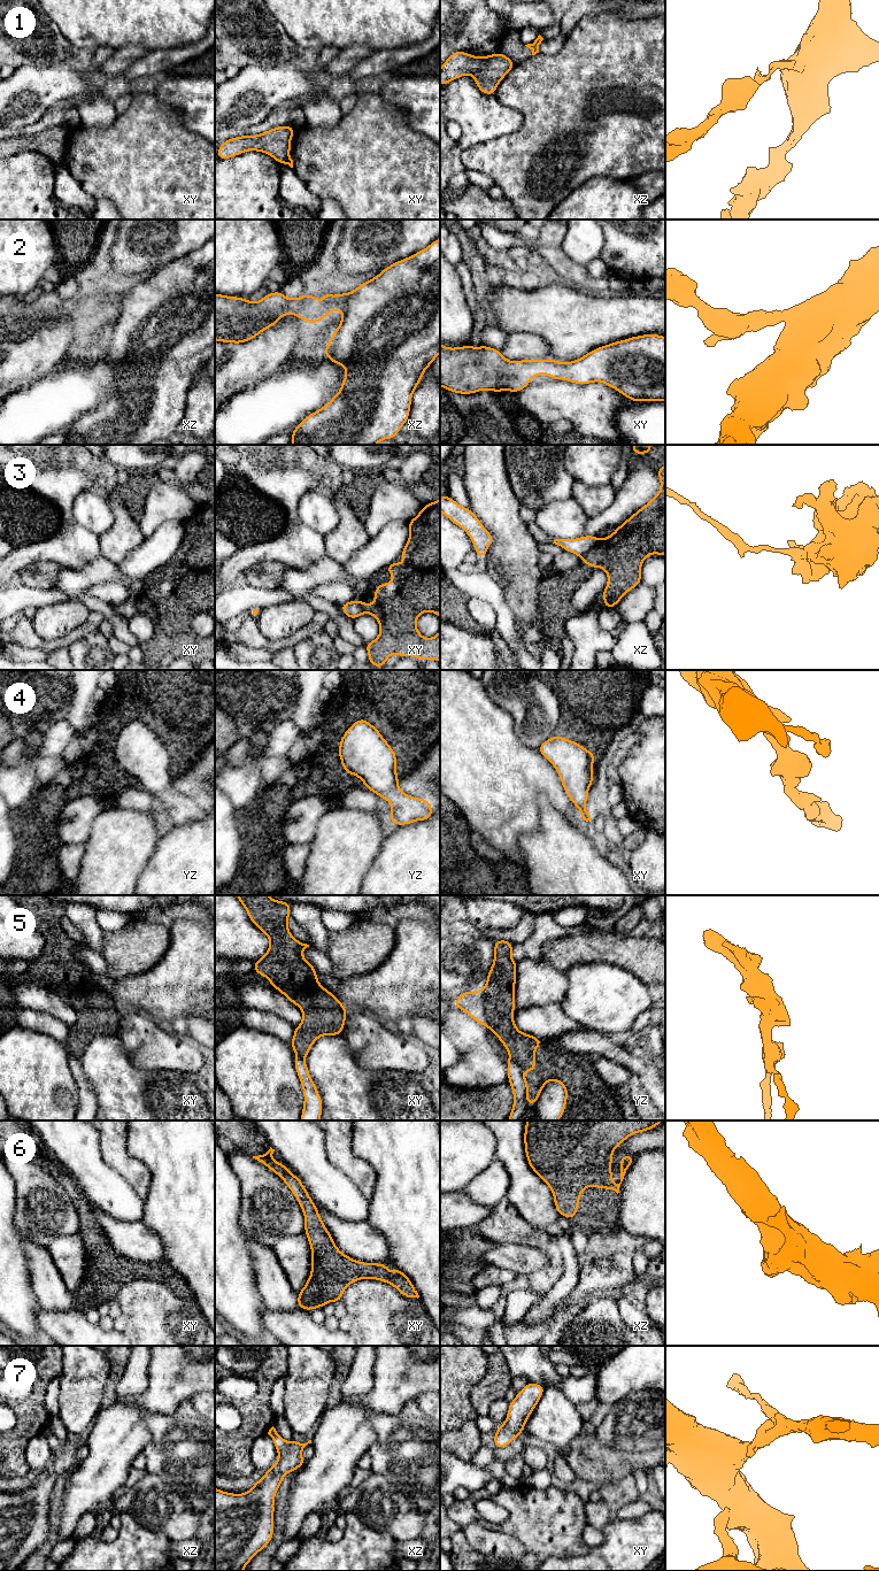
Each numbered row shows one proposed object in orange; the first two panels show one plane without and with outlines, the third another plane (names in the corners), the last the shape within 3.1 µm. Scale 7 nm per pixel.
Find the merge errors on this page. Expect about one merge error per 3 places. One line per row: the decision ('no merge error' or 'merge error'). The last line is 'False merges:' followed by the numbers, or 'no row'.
1: merge error
2: no merge error
3: merge error
4: no merge error
5: merge error
6: no merge error
7: no merge error
False merges: 1, 3, 5

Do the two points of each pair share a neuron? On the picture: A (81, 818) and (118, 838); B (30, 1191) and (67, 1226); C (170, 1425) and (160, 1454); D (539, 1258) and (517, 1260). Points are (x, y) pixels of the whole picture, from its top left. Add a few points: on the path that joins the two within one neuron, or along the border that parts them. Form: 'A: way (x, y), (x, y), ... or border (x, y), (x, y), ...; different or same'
A: border (101, 809), (92, 822), (89, 838), (83, 844); different
B: way (39, 1200), (58, 1217); same
C: way (170, 1432), (170, 1444), (167, 1447); same
D: way (533, 1258), (523, 1260); same

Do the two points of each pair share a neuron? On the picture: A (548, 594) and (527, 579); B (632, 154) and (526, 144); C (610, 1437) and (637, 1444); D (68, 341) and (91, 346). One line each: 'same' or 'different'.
A: different
B: same
C: same
D: different

